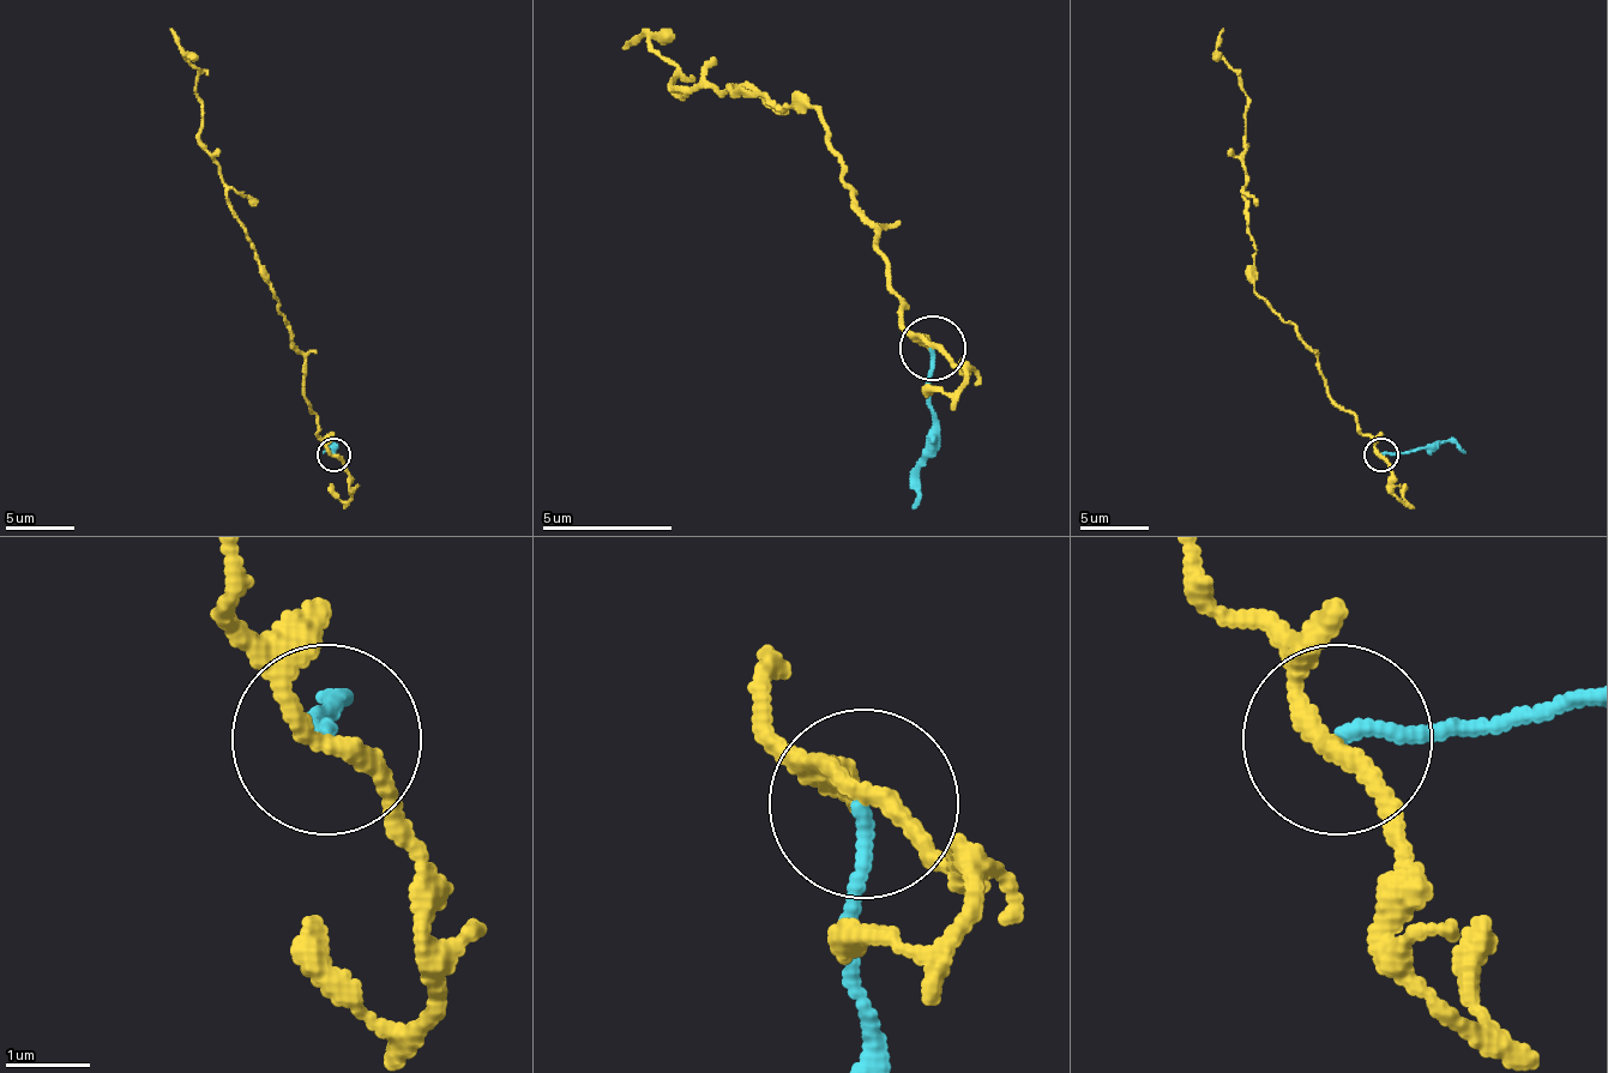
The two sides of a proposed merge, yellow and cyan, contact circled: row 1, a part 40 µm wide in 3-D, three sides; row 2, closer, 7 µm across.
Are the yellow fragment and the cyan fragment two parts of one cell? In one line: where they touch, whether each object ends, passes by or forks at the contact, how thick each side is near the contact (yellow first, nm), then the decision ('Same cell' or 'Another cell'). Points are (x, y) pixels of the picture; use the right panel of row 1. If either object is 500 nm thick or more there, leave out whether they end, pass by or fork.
Place: (1381, 454). At the ring yellow passes by. At the ring cyan ends. Thickness 200 nm (yellow) against 160 nm. Another cell

